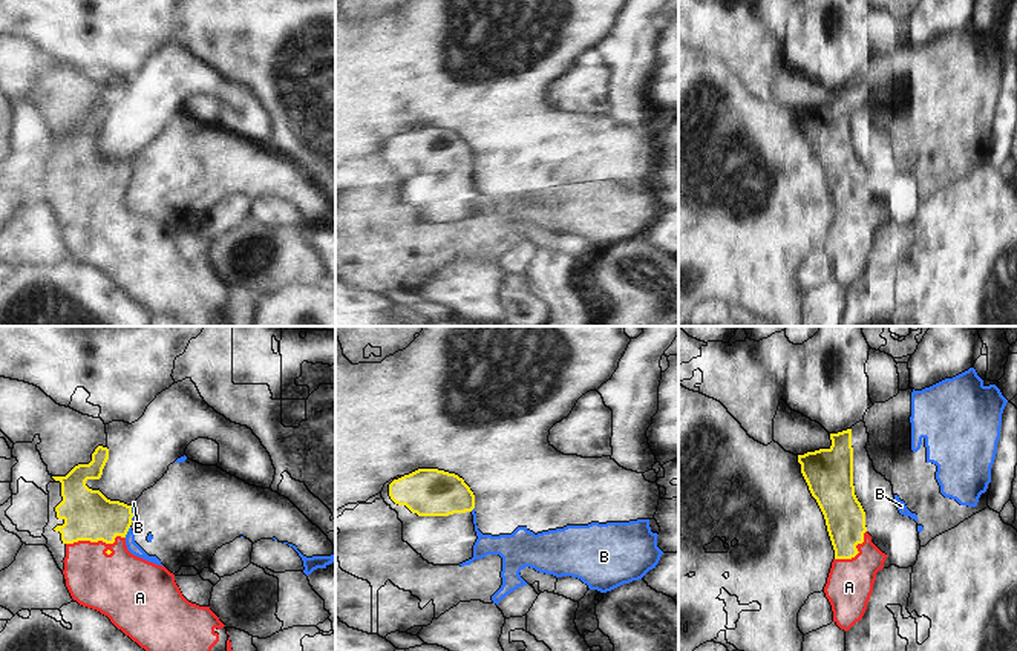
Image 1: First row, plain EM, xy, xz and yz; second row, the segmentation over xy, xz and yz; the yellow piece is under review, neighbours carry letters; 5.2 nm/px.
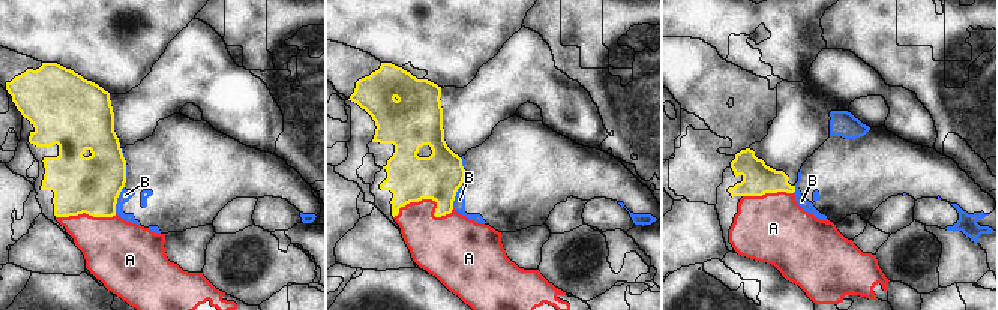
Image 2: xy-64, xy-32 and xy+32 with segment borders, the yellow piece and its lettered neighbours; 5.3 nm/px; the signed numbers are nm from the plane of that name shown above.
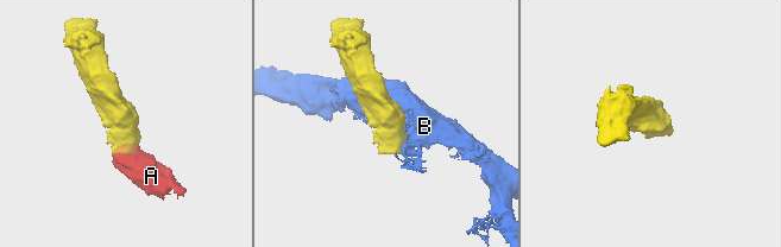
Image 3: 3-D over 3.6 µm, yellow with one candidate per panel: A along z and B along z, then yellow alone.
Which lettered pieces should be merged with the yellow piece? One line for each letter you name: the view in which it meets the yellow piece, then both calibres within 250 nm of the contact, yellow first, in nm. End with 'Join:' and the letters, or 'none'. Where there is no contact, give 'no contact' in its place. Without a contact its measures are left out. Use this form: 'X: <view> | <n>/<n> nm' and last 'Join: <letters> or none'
A: xy | 260/320 nm
Join: A

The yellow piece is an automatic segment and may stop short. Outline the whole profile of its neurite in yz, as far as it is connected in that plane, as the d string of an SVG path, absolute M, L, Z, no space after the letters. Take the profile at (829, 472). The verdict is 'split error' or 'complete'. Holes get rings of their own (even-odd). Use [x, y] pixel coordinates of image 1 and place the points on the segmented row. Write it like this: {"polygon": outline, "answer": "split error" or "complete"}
{"polygon": "M852 429L830 433L830 440L829 449L798 455L798 463L835 550L824 593L833 622L849 631L862 619L887 554L871 542L865 512L855 495Z", "answer": "split error"}

